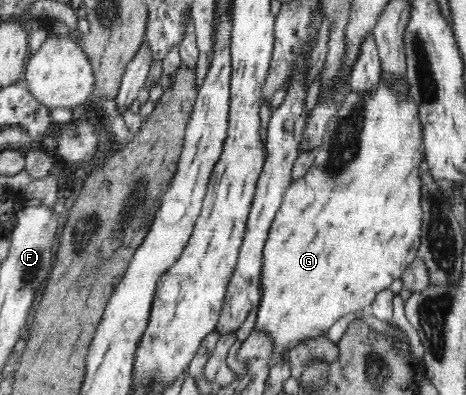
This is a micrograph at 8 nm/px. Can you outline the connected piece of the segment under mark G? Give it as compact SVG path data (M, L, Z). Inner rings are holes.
M379 77L377 88L369 94L362 94L350 89L341 101L335 116L332 116L328 131L324 135L320 147L313 152L315 160L306 174L290 184L284 192L284 197L272 221L266 243L262 251L262 271L260 271L260 284L263 289L257 320L254 330L264 330L273 340L273 353L269 360L269 367L273 367L278 358L290 353L290 348L300 345L302 341L308 341L312 337L324 335L333 326L334 322L341 317L352 318L354 311L371 305L377 293L389 288L390 284L402 277L404 270L417 258L416 253L420 247L420 227L422 225L422 206L420 203L420 191L422 191L422 180L420 180L420 169L425 165L425 148L422 141L422 125L418 118L418 106L410 94L400 96L396 88L390 88L384 80Z

